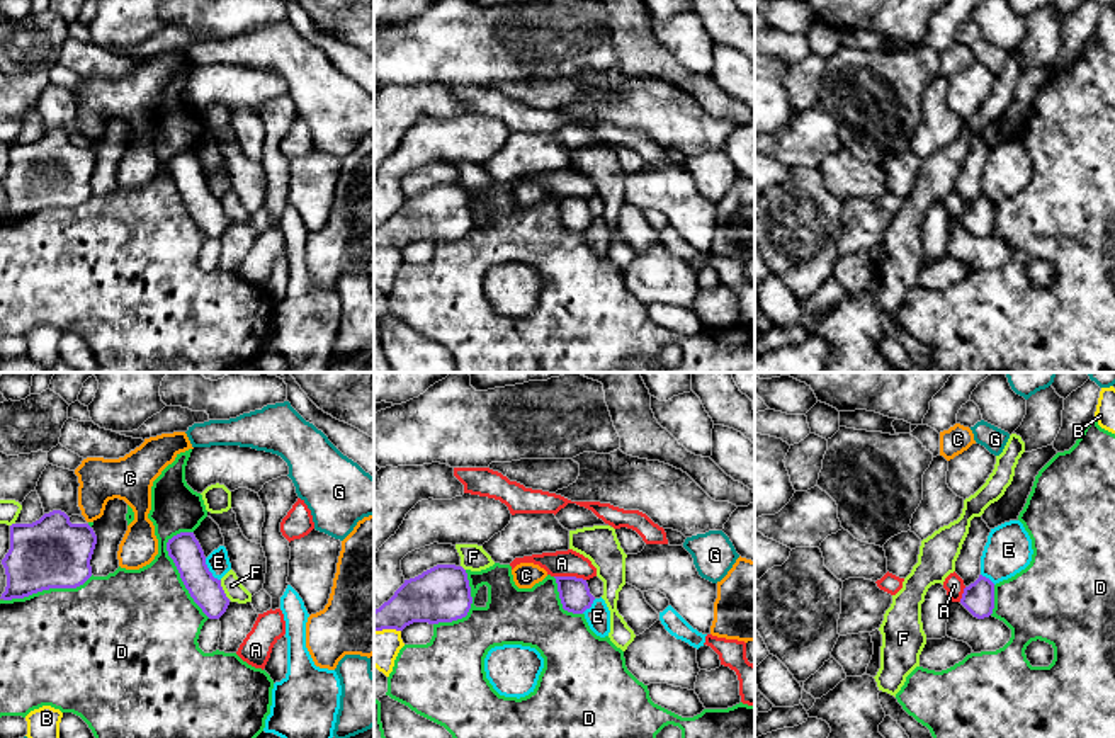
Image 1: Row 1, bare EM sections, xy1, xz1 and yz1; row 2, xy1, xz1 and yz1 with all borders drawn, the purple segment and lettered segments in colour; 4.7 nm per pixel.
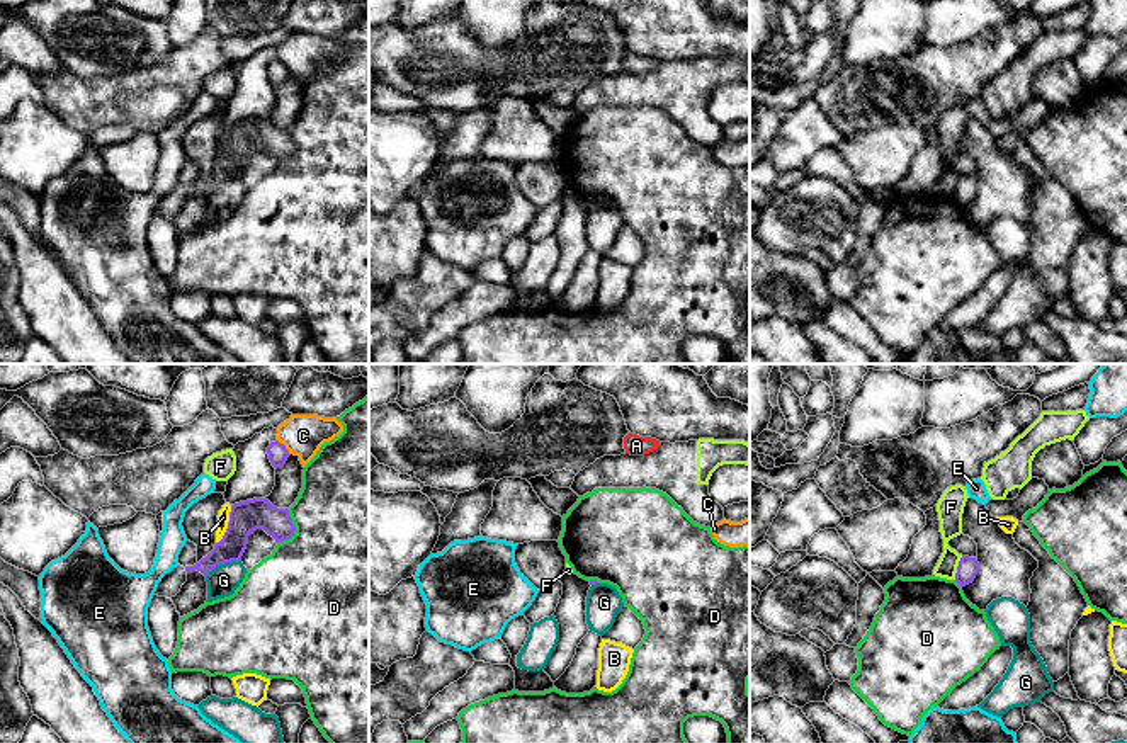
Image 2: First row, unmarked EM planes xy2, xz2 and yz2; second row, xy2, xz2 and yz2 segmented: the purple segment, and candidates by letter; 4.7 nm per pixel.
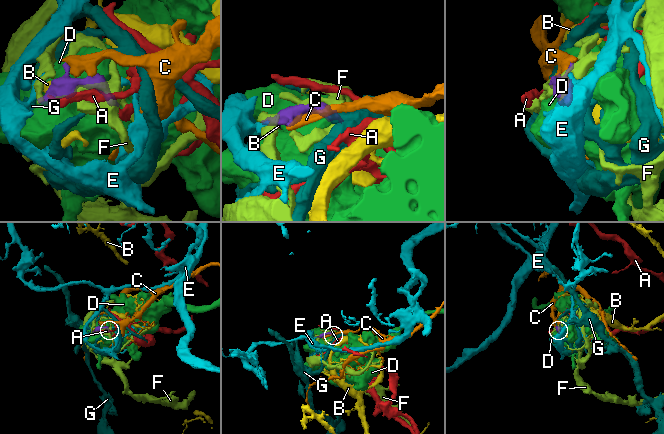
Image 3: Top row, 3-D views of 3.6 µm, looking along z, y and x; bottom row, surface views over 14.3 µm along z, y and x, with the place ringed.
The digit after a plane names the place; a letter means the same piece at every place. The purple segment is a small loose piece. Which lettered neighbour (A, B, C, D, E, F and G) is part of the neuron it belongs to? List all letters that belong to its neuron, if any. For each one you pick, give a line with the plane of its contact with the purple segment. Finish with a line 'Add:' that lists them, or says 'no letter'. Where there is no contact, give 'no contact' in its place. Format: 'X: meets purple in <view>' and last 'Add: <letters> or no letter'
Add: no letter

